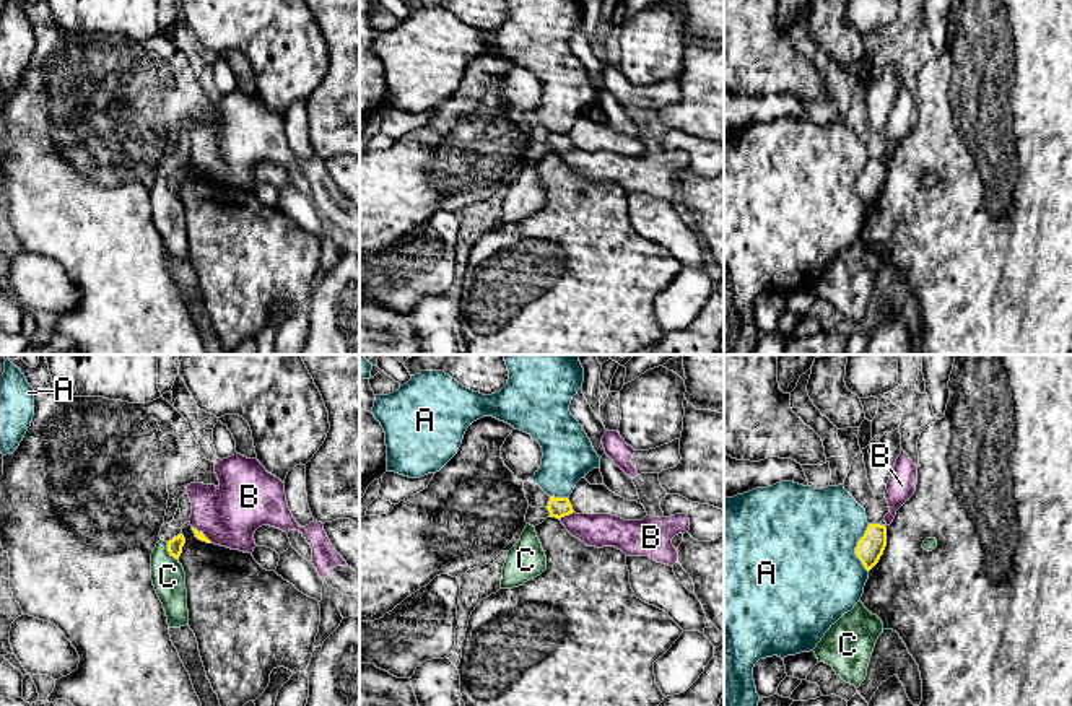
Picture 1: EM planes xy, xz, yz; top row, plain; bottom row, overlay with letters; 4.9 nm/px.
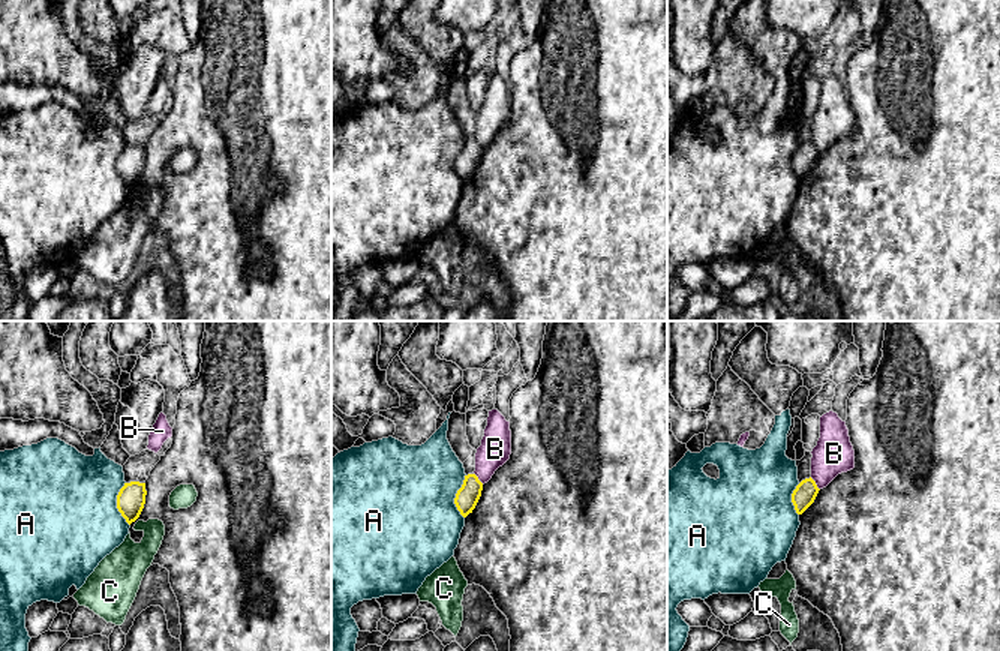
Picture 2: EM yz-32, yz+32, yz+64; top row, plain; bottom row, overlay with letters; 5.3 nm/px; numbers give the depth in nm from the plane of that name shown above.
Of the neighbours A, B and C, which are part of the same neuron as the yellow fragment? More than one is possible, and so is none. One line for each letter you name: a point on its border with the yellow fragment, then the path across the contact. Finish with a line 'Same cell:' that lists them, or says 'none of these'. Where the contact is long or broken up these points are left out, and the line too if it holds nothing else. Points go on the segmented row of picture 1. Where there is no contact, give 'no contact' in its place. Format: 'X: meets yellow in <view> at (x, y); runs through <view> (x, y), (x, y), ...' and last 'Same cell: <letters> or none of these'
Same cell: none of these

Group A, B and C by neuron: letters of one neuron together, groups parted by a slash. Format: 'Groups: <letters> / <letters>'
Groups: A / B / C

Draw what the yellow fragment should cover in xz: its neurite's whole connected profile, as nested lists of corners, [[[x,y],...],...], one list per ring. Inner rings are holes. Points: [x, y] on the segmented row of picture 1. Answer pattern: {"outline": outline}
{"outline": [[[550,496],[547,509],[550,511],[550,517],[556,519],[561,519],[574,512],[568,498],[555,498],[555,496]]]}

